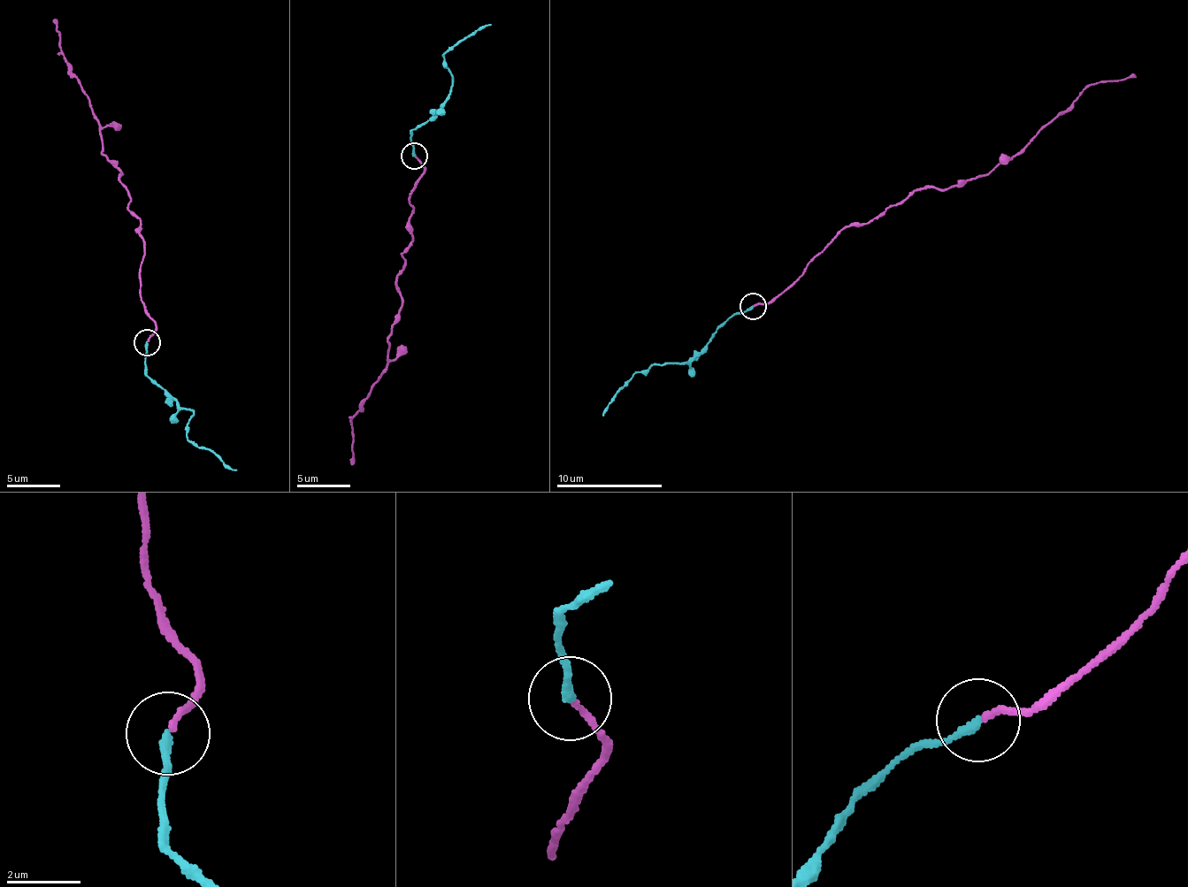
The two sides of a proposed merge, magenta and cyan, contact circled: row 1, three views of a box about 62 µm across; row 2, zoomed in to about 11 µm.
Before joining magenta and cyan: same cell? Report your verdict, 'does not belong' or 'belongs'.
belongs

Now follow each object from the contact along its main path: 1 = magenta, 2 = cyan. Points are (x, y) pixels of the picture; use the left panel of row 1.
1: (149, 342), (155, 321), (141, 298), (140, 225), (71, 72), (56, 18)
2: (146, 343), (147, 374), (172, 397), (193, 411), (186, 427), (188, 436), (236, 470)

